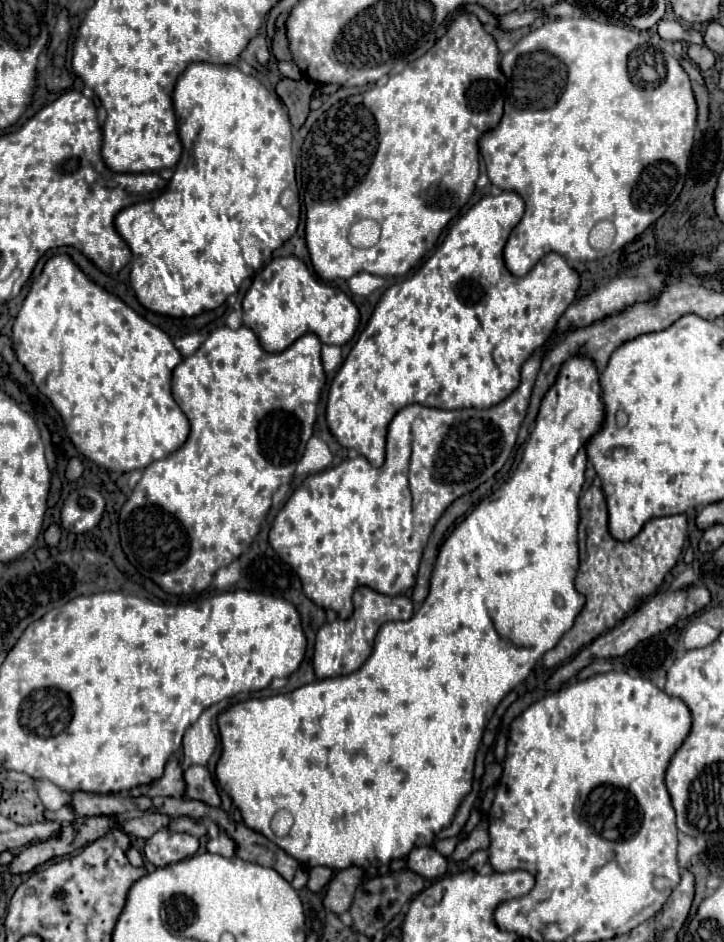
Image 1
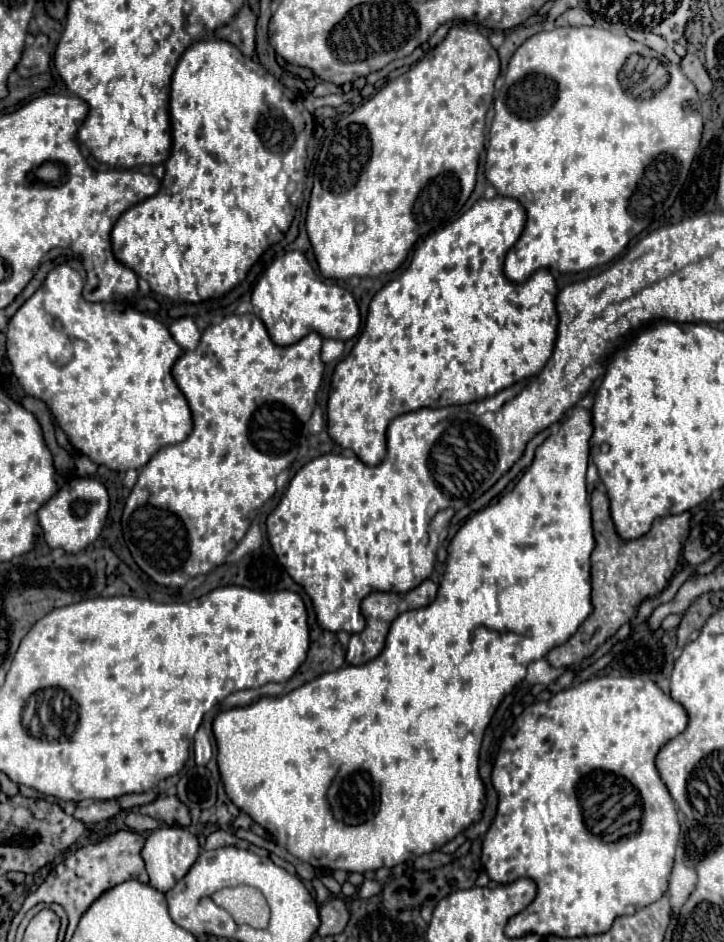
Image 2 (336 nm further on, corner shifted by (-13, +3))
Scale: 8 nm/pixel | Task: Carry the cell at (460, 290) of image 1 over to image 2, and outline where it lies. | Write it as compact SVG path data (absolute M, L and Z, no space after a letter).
M496 196L492 200L480 198L468 212L464 212L458 220L455 220L441 229L430 233L420 242L420 246L414 252L414 258L410 262L410 266L406 268L406 272L392 280L390 284L386 284L370 302L370 312L366 318L366 328L362 332L362 336L358 338L356 346L352 348L350 356L346 356L334 370L332 376L332 390L328 396L328 434L342 446L342 448L352 448L356 452L356 456L368 464L368 466L378 466L384 456L386 456L386 428L390 424L392 418L406 414L406 412L414 412L420 408L444 408L444 406L462 406L462 404L470 404L470 402L478 402L484 398L494 396L496 392L524 380L530 376L536 376L546 360L552 356L552 348L556 342L556 334L558 334L558 312L556 312L556 296L558 296L558 286L554 276L550 274L548 269L540 269L530 276L526 282L522 284L514 284L504 276L504 258L506 252L512 248L512 244L518 240L518 236L524 230L524 222L526 222L526 210L522 208L522 204L514 198L506 198L506 196Z

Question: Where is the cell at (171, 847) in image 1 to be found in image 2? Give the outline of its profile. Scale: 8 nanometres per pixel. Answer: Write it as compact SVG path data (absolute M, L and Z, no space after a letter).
M164 826L164 828L154 830L148 836L148 840L144 844L144 850L142 850L142 858L146 862L146 872L150 876L150 886L160 890L160 892L170 890L190 870L190 866L196 862L198 854L200 854L198 838L194 834L190 834L186 828Z

